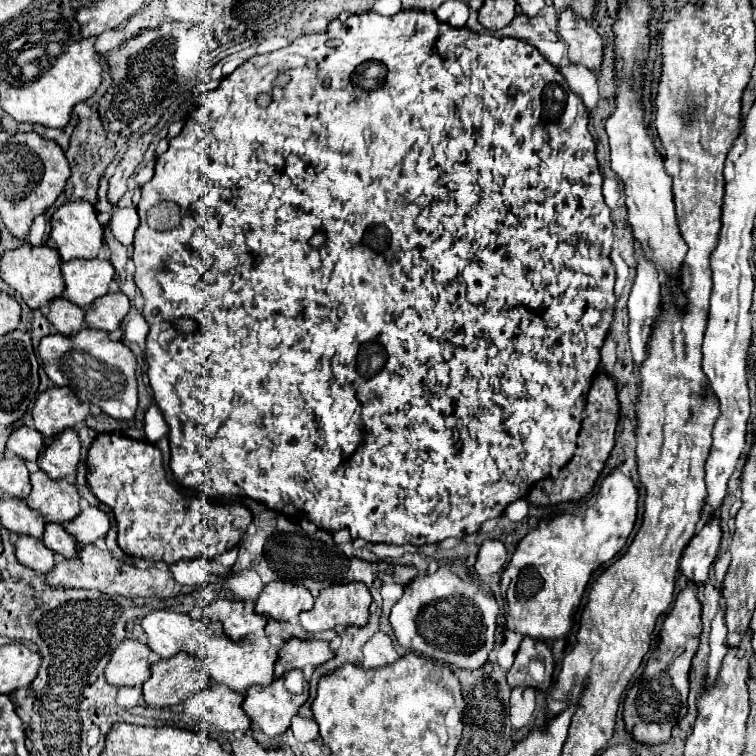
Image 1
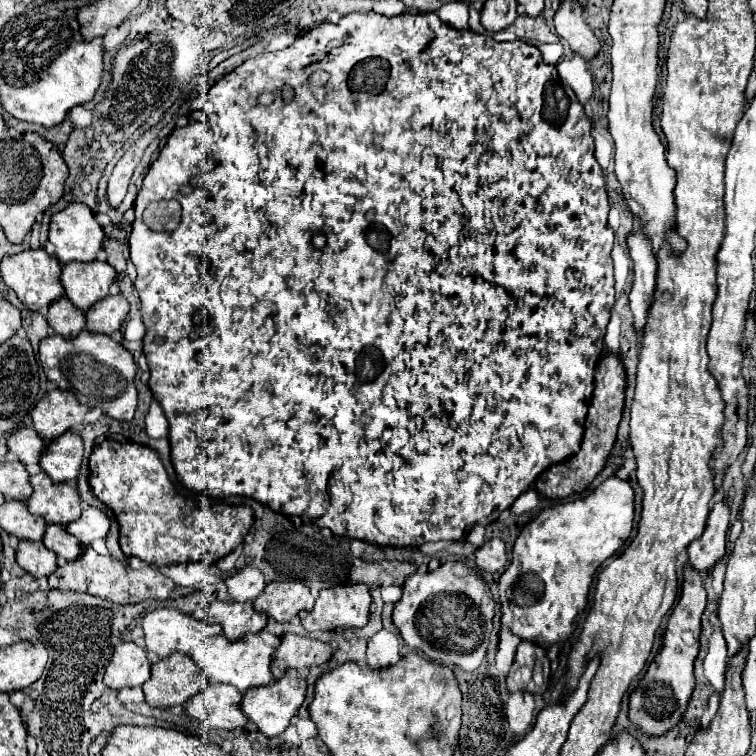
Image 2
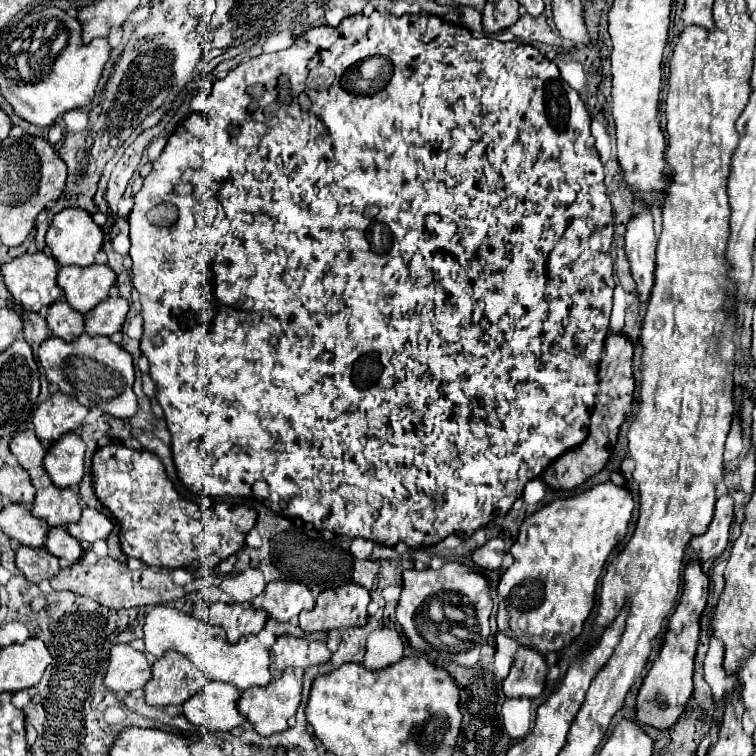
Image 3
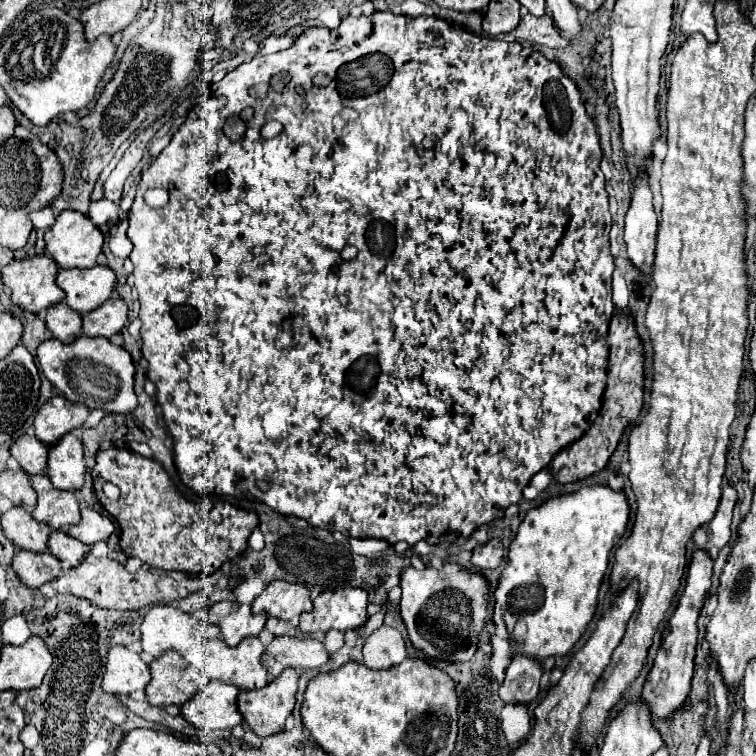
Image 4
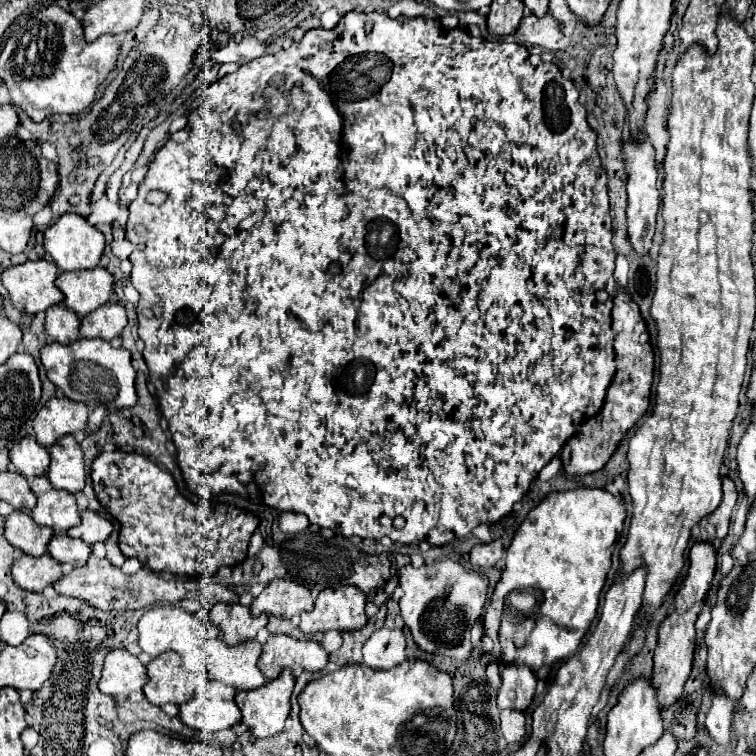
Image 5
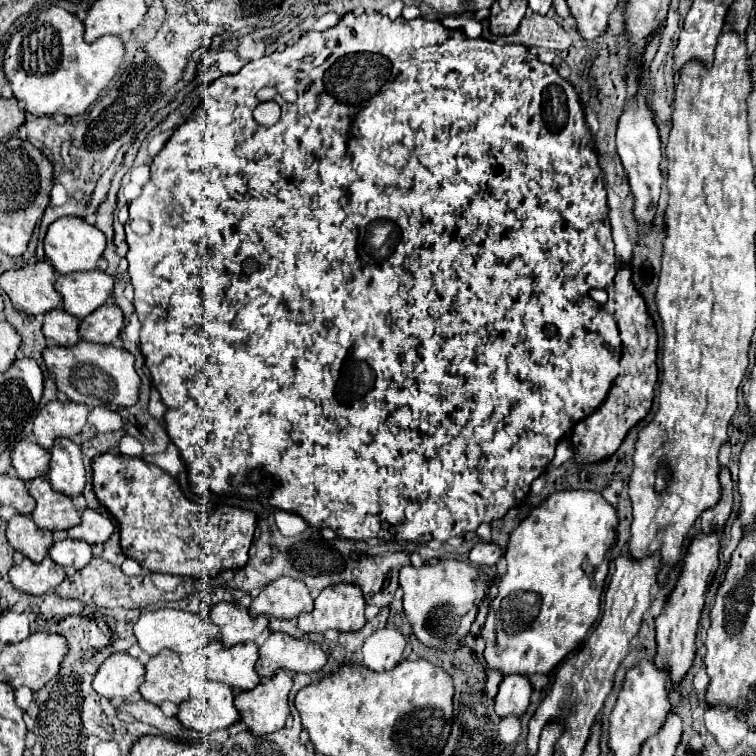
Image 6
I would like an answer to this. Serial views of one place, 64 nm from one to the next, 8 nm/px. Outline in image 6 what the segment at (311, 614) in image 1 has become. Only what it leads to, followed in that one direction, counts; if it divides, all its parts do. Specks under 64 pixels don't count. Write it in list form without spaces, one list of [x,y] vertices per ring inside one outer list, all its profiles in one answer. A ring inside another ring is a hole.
[[[340,582],[334,586],[328,586],[320,592],[320,596],[314,602],[314,610],[310,614],[300,614],[298,616],[298,628],[304,634],[310,632],[326,632],[326,630],[338,630],[338,632],[356,632],[364,626],[364,596],[362,590],[354,584]]]

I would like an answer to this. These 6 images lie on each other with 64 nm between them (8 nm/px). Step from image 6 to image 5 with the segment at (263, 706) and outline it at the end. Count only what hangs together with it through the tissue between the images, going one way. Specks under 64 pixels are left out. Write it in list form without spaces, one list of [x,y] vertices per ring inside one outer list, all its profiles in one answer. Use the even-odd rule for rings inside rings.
[[[280,672],[276,680],[266,682],[262,688],[236,694],[242,722],[256,738],[268,738],[284,730],[284,722],[290,716],[292,688],[294,674]]]

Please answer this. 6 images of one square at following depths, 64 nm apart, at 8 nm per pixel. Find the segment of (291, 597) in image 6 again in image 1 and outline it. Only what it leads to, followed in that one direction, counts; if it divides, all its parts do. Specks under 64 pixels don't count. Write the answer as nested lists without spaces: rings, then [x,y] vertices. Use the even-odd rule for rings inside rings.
[[[283,580],[272,581],[264,586],[260,598],[256,600],[256,612],[278,620],[288,622],[304,610],[314,606],[312,594],[302,584],[292,584]]]

